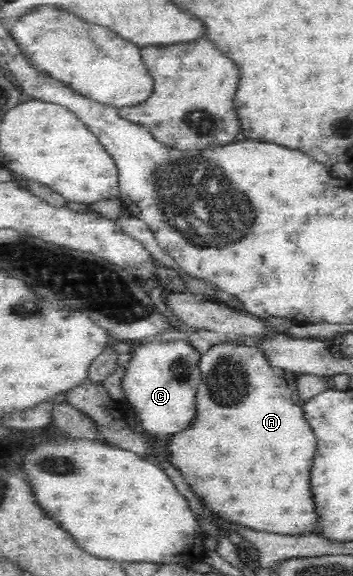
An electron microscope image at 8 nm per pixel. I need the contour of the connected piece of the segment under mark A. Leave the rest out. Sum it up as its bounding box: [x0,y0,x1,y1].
[166,341,317,535]

